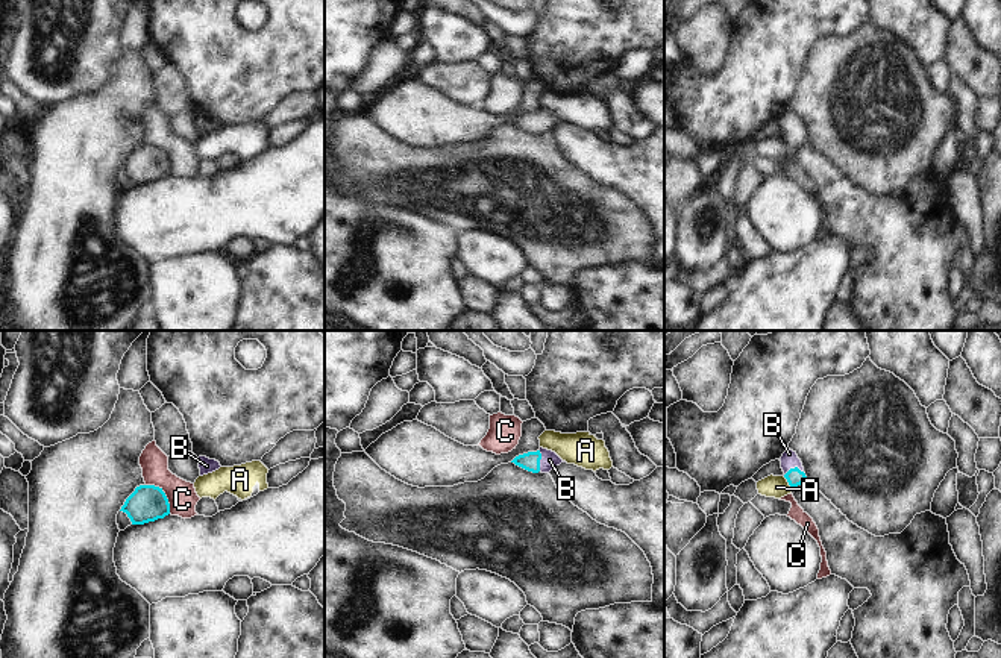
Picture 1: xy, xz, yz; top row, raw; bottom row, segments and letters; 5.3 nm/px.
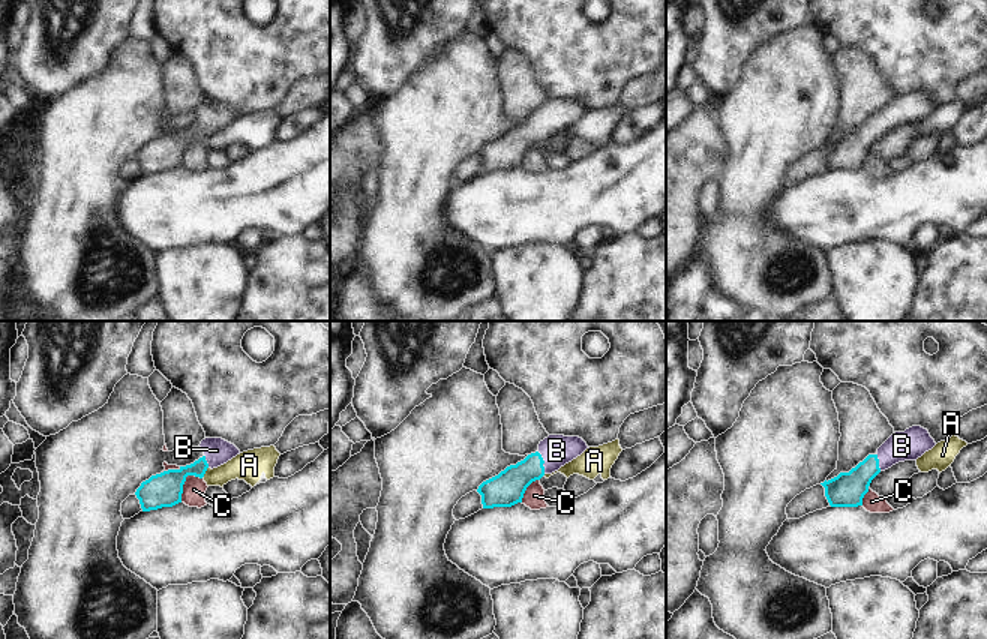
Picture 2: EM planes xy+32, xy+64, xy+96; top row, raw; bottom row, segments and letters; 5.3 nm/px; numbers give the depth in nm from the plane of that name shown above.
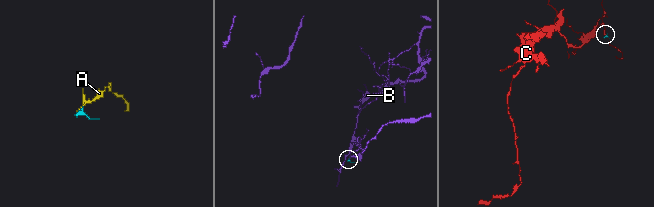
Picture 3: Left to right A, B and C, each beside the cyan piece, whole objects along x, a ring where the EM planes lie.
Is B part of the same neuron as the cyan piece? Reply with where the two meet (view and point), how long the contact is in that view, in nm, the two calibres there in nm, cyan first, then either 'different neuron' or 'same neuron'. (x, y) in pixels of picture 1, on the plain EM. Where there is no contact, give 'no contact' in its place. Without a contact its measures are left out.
xz (539, 122) | 110 nm | 100/100 nm | same neuron

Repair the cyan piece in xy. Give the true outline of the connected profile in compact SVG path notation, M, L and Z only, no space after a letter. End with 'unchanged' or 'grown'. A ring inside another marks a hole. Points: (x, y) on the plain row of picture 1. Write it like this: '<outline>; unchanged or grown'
M140 146L126 159L120 171L127 174L132 185L144 185L168 176L170 164L162 149Z; unchanged

